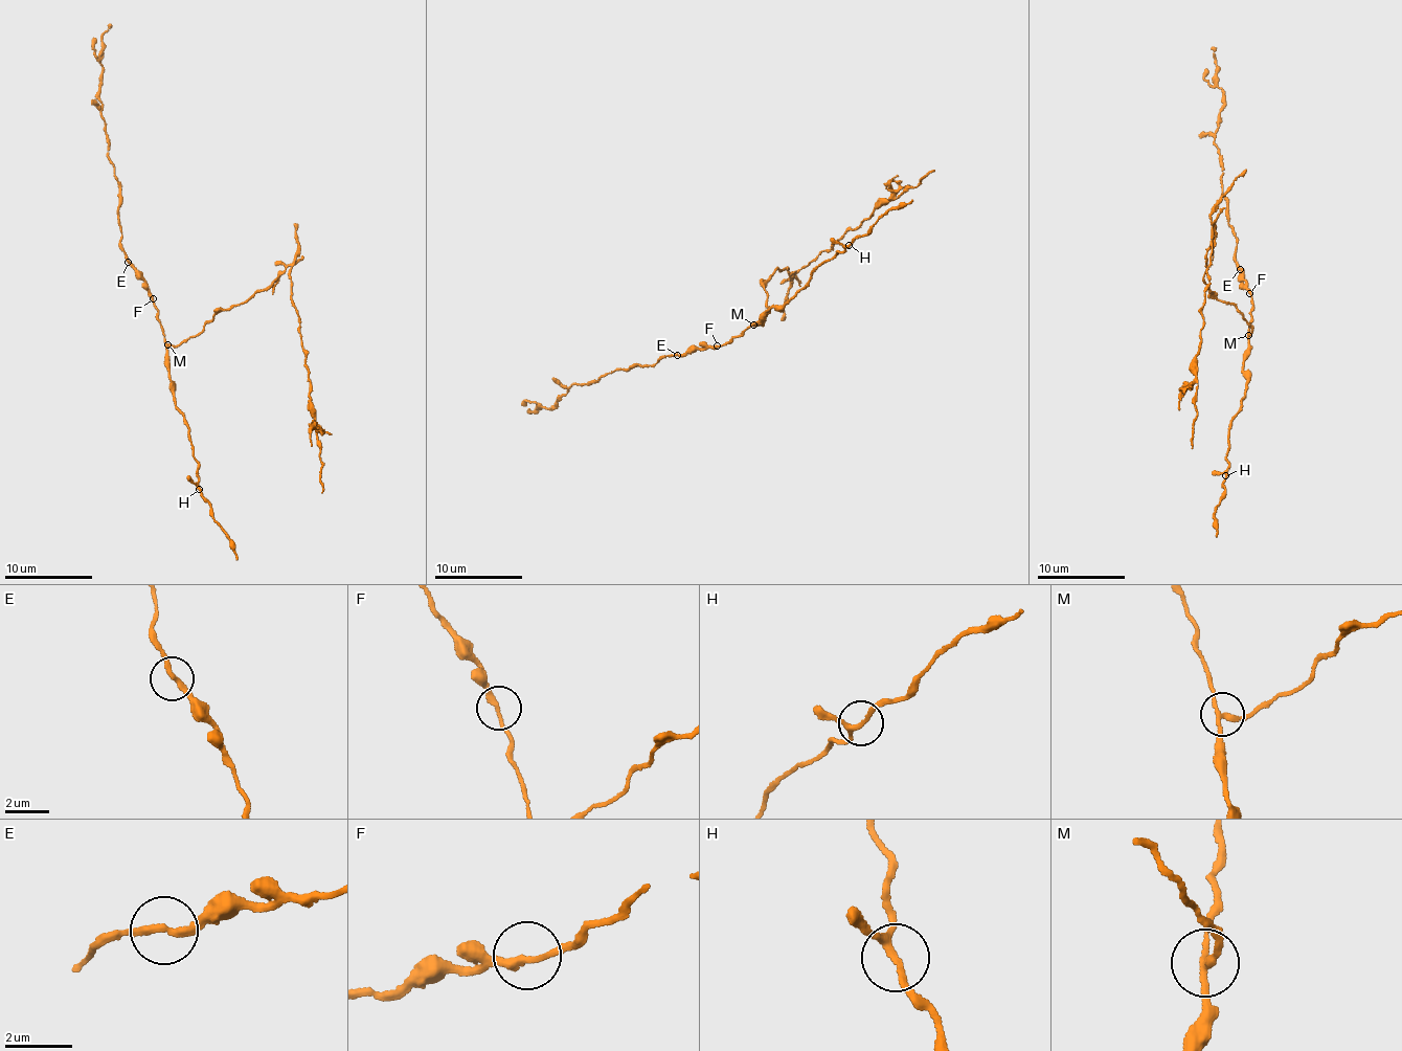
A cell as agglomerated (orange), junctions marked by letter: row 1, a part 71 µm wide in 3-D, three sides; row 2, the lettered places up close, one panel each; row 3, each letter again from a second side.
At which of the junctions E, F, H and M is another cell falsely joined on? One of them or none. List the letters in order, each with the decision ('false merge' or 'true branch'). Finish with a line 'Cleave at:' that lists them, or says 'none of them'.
E: true branch
F: true branch
H: true branch
M: false merge
Cleave at: M

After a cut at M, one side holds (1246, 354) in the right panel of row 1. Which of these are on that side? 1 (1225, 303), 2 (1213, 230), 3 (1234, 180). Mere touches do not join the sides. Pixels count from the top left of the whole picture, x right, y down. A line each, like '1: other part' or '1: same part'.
1: other part
2: other part
3: other part

